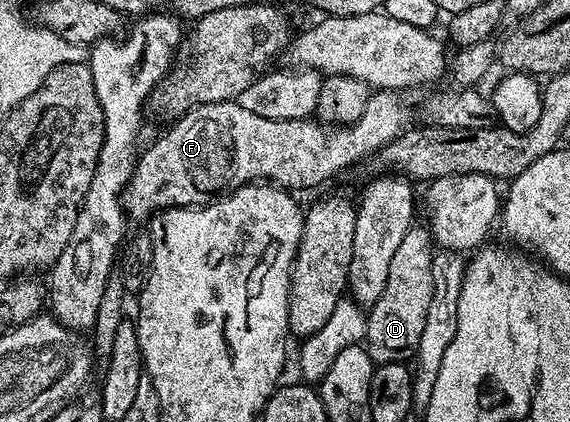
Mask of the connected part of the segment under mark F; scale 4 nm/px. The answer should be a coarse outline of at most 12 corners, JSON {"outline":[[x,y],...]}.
{"outline":[[396,91],[355,123],[201,103],[143,150],[131,220],[248,183],[299,193],[411,126]]}

